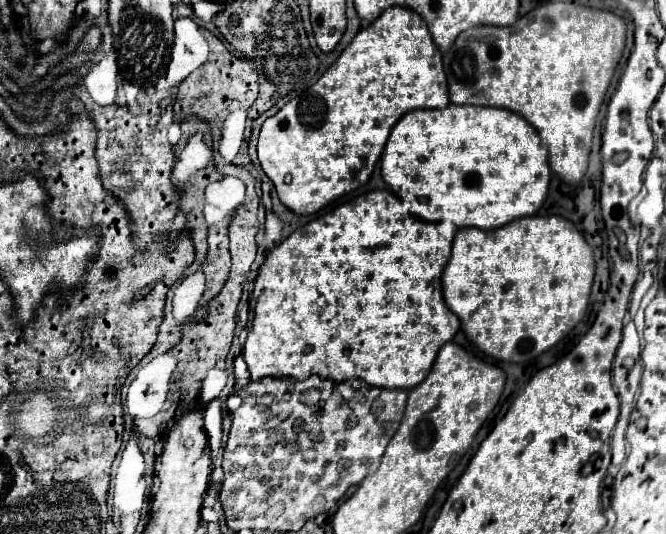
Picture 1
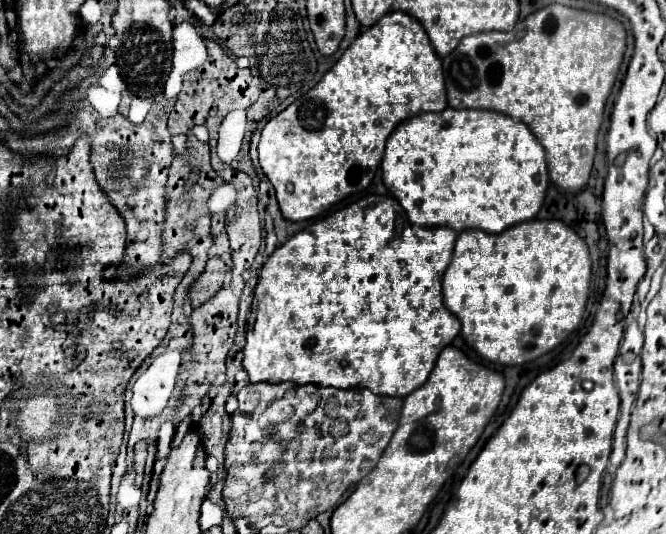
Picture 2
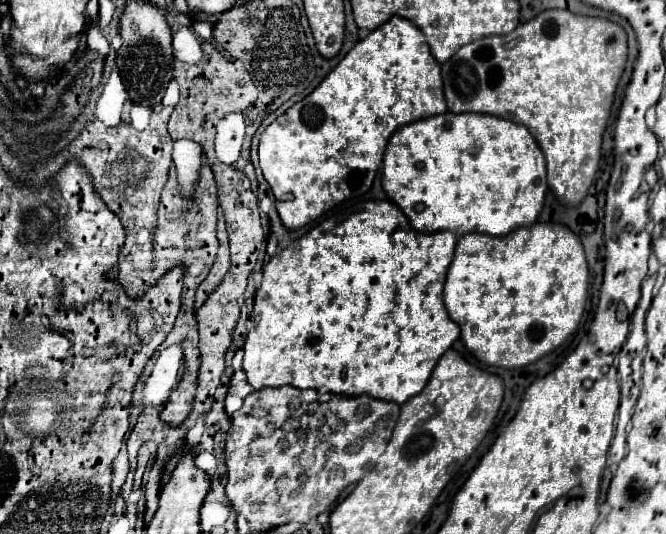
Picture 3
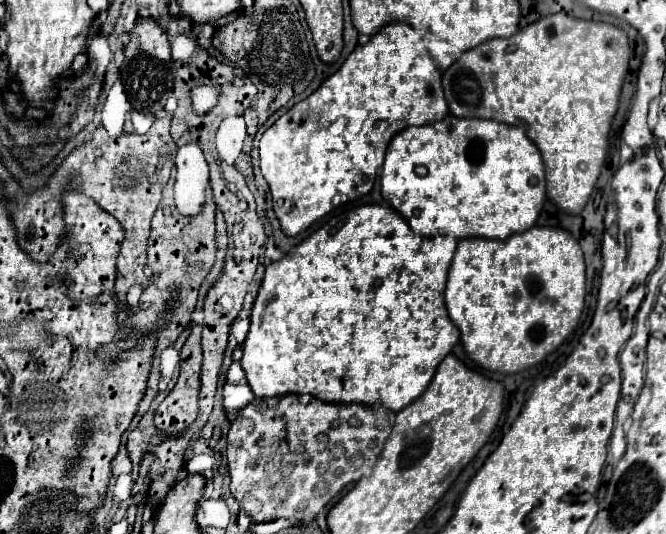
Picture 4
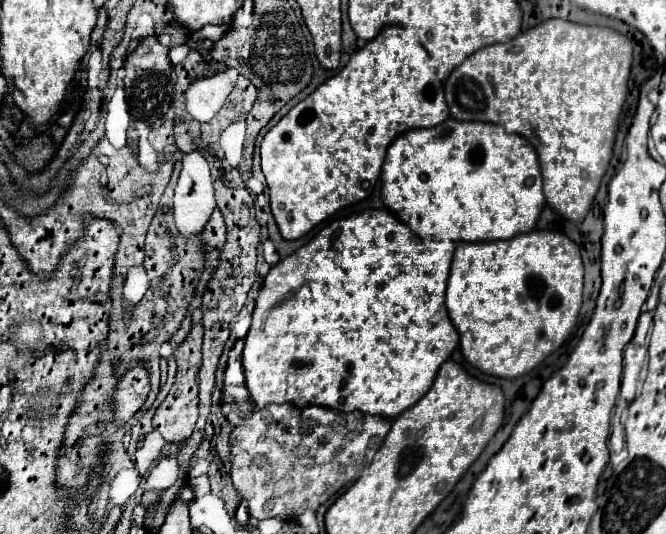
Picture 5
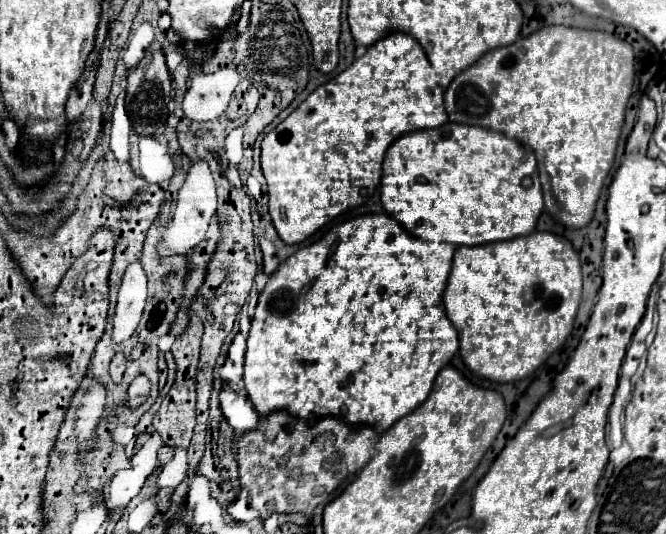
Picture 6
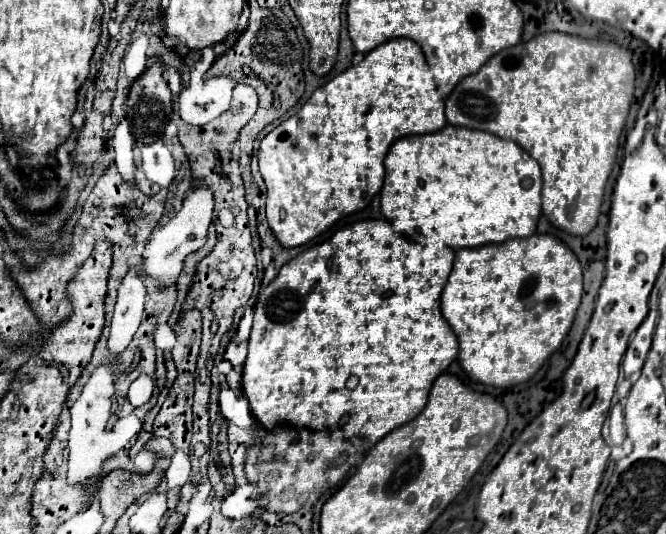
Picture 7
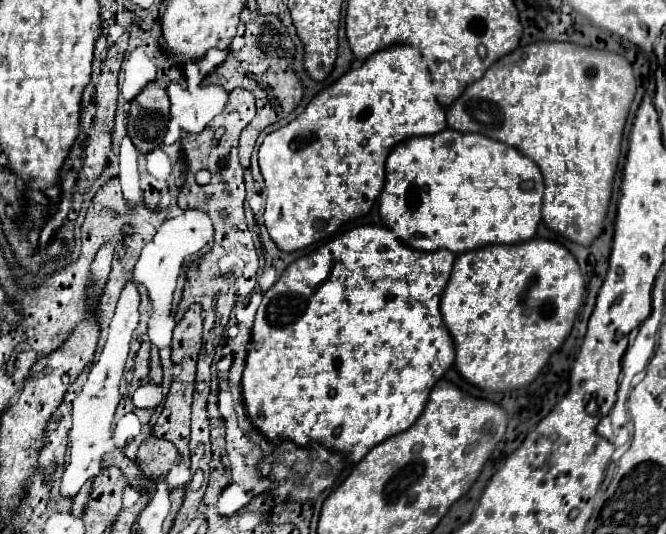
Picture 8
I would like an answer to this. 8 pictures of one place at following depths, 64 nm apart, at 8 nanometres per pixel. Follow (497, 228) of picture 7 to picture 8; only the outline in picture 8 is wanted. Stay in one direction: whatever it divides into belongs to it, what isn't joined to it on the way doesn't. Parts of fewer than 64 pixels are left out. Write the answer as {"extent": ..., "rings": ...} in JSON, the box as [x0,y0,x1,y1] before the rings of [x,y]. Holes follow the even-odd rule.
{"extent":[380,128,542,254],"rings":[[[446,128],[432,136],[414,136],[394,146],[386,160],[386,184],[380,194],[380,216],[388,228],[410,248],[448,248],[454,254],[486,244],[514,244],[534,238],[542,218],[542,174],[536,162],[484,134]]]}

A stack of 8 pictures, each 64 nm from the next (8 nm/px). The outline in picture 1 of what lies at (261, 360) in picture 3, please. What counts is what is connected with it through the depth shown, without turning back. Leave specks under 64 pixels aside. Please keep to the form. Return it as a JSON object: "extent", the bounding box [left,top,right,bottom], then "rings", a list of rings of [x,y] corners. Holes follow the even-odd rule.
{"extent":[242,190,460,388],"rings":[[[374,190],[346,204],[336,206],[334,210],[310,220],[306,226],[292,232],[286,240],[276,244],[266,254],[266,262],[260,268],[260,276],[264,278],[264,290],[256,302],[252,328],[246,336],[244,354],[242,354],[248,364],[252,380],[260,380],[264,376],[290,376],[296,380],[306,380],[310,374],[318,374],[320,378],[330,378],[334,382],[360,378],[370,386],[378,386],[378,388],[414,388],[416,384],[420,384],[430,372],[440,346],[452,340],[452,336],[460,328],[458,316],[446,306],[442,298],[442,284],[440,284],[440,276],[442,276],[444,264],[448,262],[456,230],[458,228],[450,222],[426,222],[426,220],[416,220],[416,216],[412,214],[402,214],[400,198],[394,192]]]}

